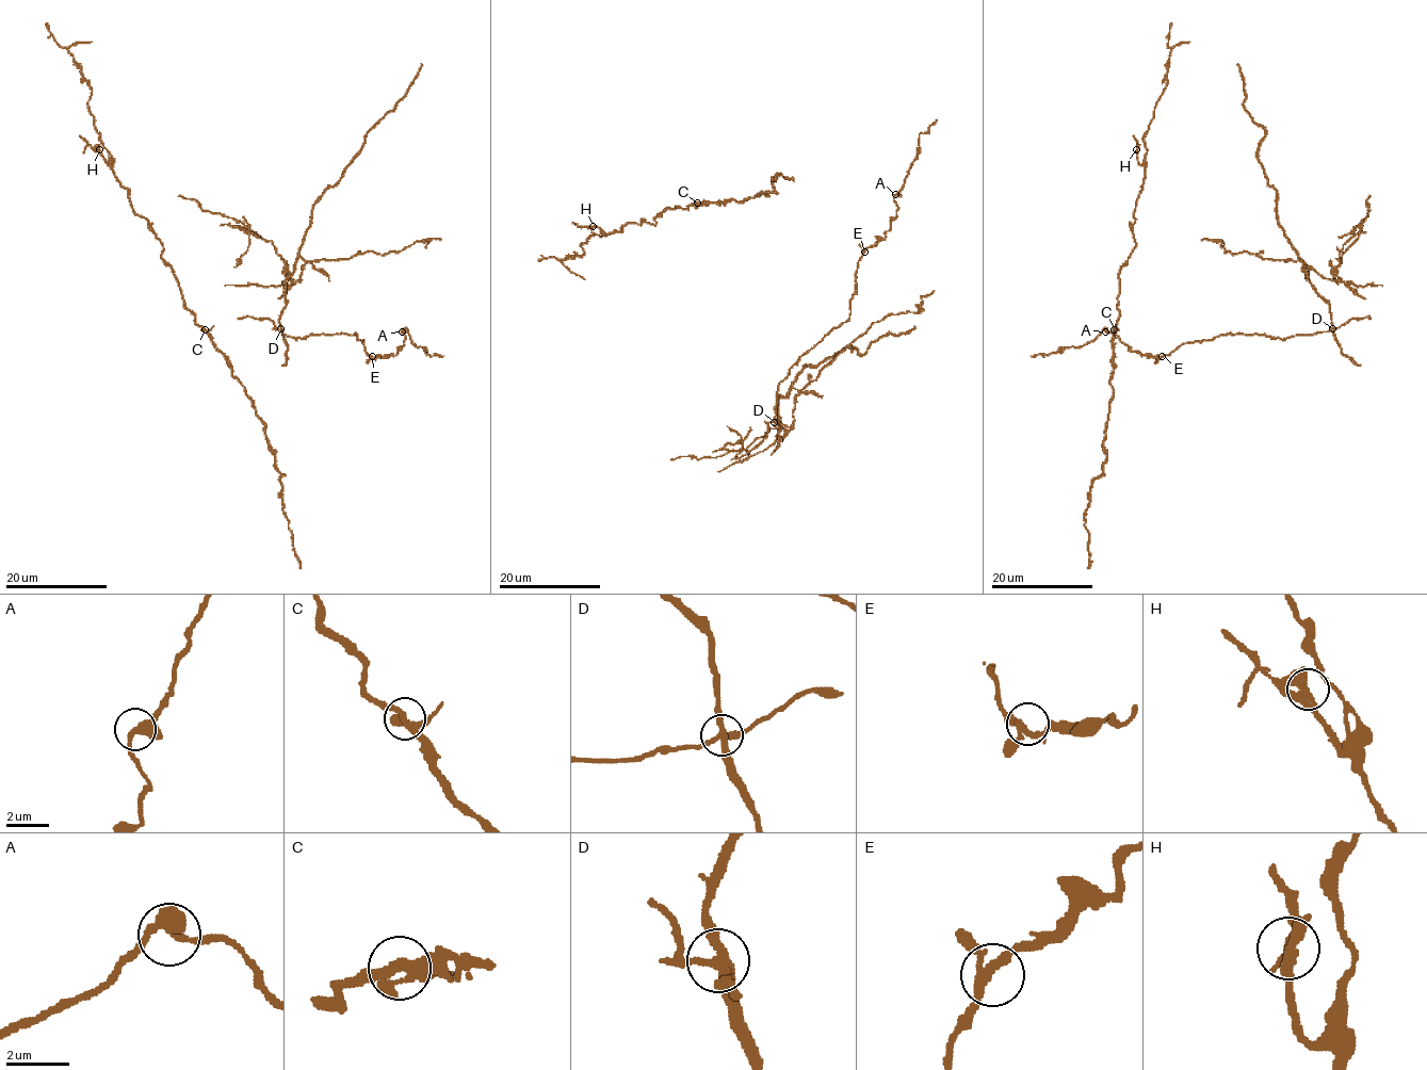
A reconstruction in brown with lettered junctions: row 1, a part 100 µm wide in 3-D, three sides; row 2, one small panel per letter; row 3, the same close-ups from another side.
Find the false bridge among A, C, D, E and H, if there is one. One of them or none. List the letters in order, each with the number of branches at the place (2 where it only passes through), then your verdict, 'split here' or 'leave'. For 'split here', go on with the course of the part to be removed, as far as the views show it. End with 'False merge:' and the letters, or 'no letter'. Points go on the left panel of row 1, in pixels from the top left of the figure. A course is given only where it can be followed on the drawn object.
A: 3 | leave
C: 4 | leave
D: 4 | split here | (280, 329), (285, 282), (311, 224), (312, 206), (335, 183), (367, 133), (405, 95), (421, 63)
E: 3 | leave
H: 3 | leave
False merge: D

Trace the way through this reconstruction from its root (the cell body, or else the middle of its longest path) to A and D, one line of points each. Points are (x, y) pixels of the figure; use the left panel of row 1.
A: (366, 362), (375, 357), (394, 356), (403, 345), (402, 331)
D: (366, 362), (369, 356), (356, 334), (309, 334), (294, 339), (280, 329)

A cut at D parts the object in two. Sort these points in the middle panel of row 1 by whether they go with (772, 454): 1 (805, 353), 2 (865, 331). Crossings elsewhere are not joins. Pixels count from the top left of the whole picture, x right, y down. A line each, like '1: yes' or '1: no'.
1: no
2: yes

